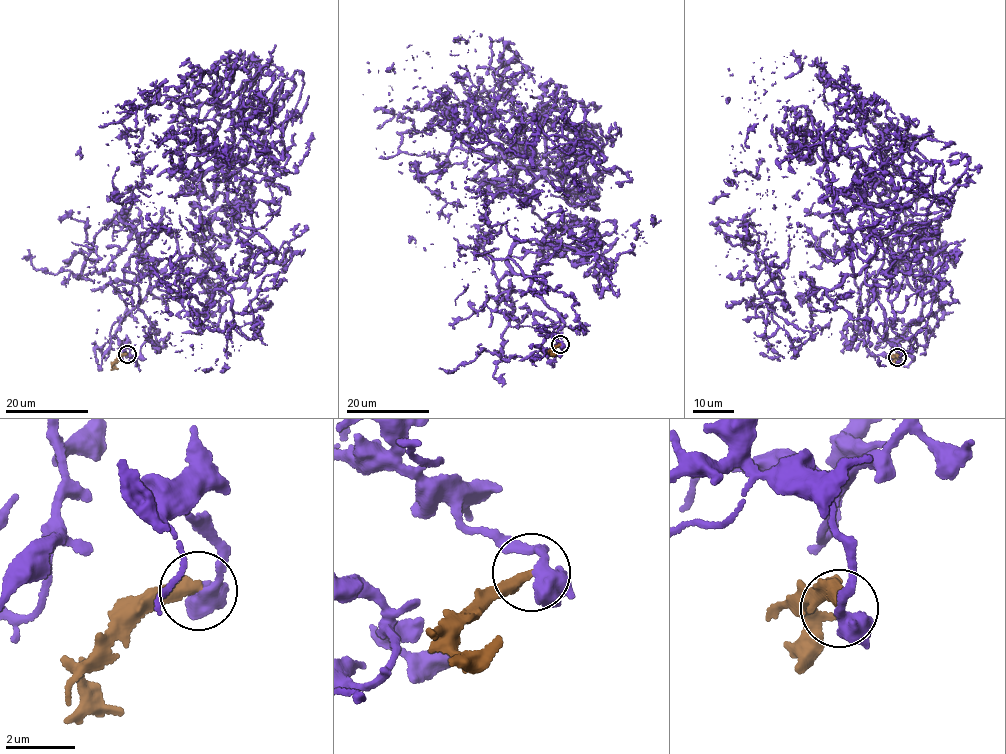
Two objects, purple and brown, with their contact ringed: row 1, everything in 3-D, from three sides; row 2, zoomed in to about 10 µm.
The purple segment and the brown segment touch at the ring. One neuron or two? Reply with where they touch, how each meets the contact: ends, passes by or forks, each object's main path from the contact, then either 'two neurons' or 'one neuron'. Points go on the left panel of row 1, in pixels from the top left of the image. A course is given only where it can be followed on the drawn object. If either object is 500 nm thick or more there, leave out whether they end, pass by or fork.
(127, 354) | purple passes by | brown ends | purple via (127, 354), (140, 233), (220, 283), (246, 180), (271, 248), (204, 305), (136, 186), (99, 222) | brown via (127, 354), (120, 356), (113, 364), (118, 368) | two neurons

